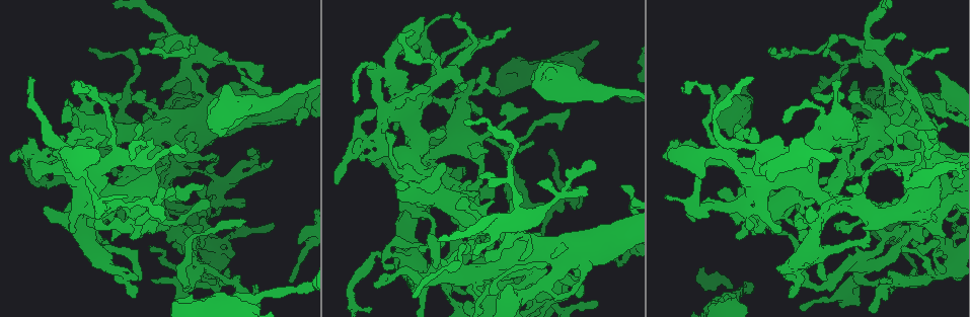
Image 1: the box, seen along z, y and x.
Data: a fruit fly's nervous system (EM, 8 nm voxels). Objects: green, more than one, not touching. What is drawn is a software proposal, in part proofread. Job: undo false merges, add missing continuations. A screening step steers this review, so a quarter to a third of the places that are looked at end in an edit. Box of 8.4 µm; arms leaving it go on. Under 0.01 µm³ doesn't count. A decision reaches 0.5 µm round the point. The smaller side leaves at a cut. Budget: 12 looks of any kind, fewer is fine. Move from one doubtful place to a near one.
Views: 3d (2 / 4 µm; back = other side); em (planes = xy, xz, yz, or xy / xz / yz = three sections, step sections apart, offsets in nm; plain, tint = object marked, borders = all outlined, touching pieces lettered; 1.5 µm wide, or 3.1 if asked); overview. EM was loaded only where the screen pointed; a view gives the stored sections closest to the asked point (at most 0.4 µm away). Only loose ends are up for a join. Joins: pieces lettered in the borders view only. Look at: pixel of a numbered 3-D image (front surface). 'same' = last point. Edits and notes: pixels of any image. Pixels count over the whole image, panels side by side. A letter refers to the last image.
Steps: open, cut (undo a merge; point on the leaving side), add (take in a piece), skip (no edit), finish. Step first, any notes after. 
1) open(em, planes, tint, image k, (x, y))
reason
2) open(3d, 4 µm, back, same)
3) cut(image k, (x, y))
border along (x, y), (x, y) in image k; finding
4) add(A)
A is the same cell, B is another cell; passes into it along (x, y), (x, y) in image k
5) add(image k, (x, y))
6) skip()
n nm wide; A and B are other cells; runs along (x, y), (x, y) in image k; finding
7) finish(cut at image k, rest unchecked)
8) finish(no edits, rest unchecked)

open(3d, 2 µm, image 1, (462, 88))
tapers out

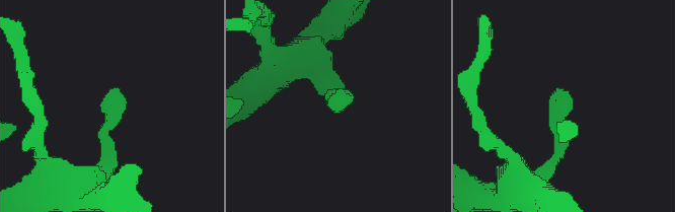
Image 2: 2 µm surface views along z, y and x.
open(em, planes, borders, image 2, (344, 101))

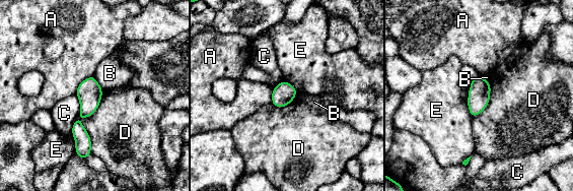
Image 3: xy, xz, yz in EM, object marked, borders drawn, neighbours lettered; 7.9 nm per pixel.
skip()
A, B, C, D and E are other cells; runs along (91, 78), (78, 119), (81, 155) in image 3; no lettered piece goes on from it

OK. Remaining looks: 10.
open(em, xy, step 4, tint, image 1, (207, 201))
an open end

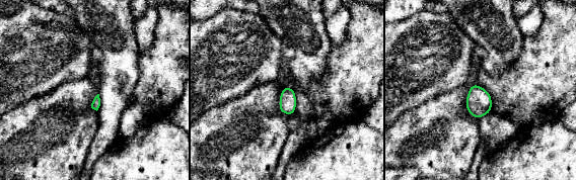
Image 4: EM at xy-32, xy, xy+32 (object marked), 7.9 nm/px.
open(em, xy, step 4, borders, same)
what lies round it

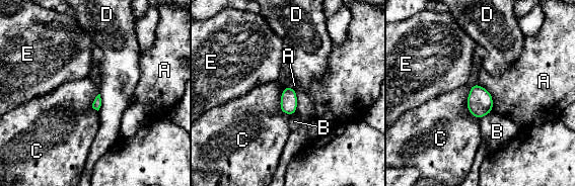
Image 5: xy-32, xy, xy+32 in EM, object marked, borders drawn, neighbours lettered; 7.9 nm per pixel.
skip()
C touches over 280 nm; A, B, C, D and E are other cells; none of them fits

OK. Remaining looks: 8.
open(3d, 4 µm, image 1, (513, 141))
abrupt turn

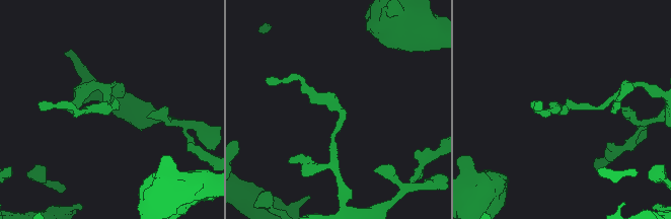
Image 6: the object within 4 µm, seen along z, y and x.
open(em, planes, tint, image 6, (565, 107))
now the EM

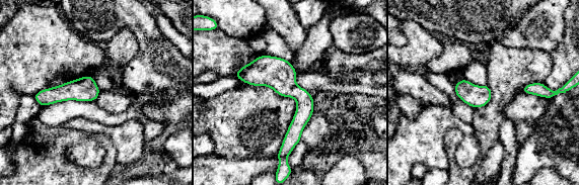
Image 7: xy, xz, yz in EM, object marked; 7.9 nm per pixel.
open(em, planes, borders, same)

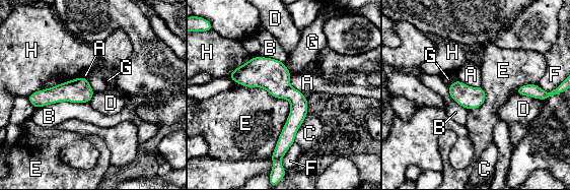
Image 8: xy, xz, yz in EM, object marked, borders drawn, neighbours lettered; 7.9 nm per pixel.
skip()
180 nm wide; E touches over 600 nm; A, B, C, D, E, F, G and H are other cells; all the same neuron

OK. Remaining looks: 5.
open(3d, 2 µm, image 1, (816, 288))
abrupt turn

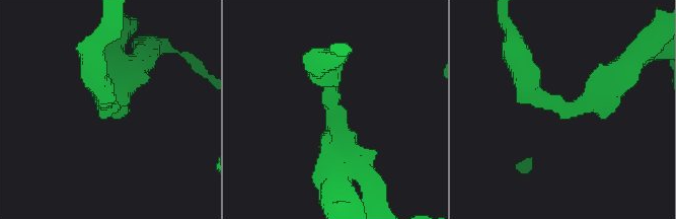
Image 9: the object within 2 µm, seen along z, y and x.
open(em, planes, tint, image 9, (108, 107))
arms of 200, 220 nm

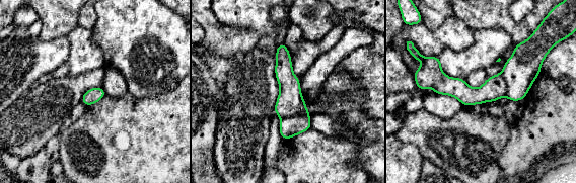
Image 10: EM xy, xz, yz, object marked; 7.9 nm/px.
open(em, planes, borders, same)
what lies round it

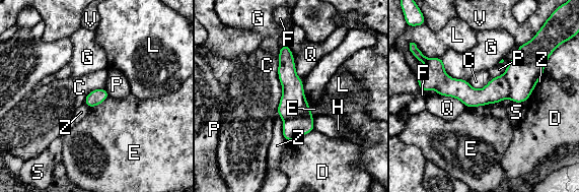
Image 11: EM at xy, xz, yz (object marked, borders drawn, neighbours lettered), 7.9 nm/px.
skip()
C, D, E, F, G, H, L, P, Q, S, V and Z are other cells; border along (498, 102), (466, 108) in image 11; one neuron here

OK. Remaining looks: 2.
open(em, xy, step 8, borders, image 1, (291, 281))
tapers out

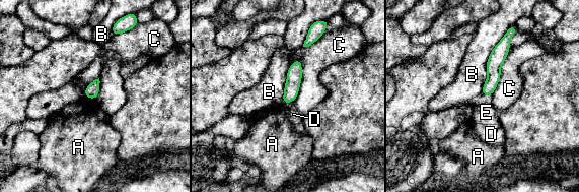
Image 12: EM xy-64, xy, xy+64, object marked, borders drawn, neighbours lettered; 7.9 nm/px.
skip()
100 nm wide; A, B, C, D and E are other cells; border along (507, 29), (490, 53), (480, 93) in image 12; none of them fits

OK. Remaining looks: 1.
finish(no edits, rest unchecked)

